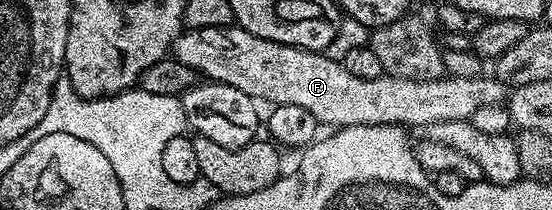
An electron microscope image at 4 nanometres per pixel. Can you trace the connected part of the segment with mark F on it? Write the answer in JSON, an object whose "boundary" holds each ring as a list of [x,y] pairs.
{"boundary":[[[234,23],[221,27],[187,29],[175,41],[173,57],[206,80],[237,87],[237,91],[245,91],[245,95],[260,102],[268,101],[268,106],[293,103],[312,113],[323,127],[422,127],[429,123],[445,123],[449,119],[466,121],[481,107],[503,105],[509,97],[508,86],[491,75],[473,79],[444,75],[436,81],[386,75],[377,79],[357,79],[357,75],[349,75],[349,71],[345,71],[342,60],[328,57],[326,52],[273,43]]]}

